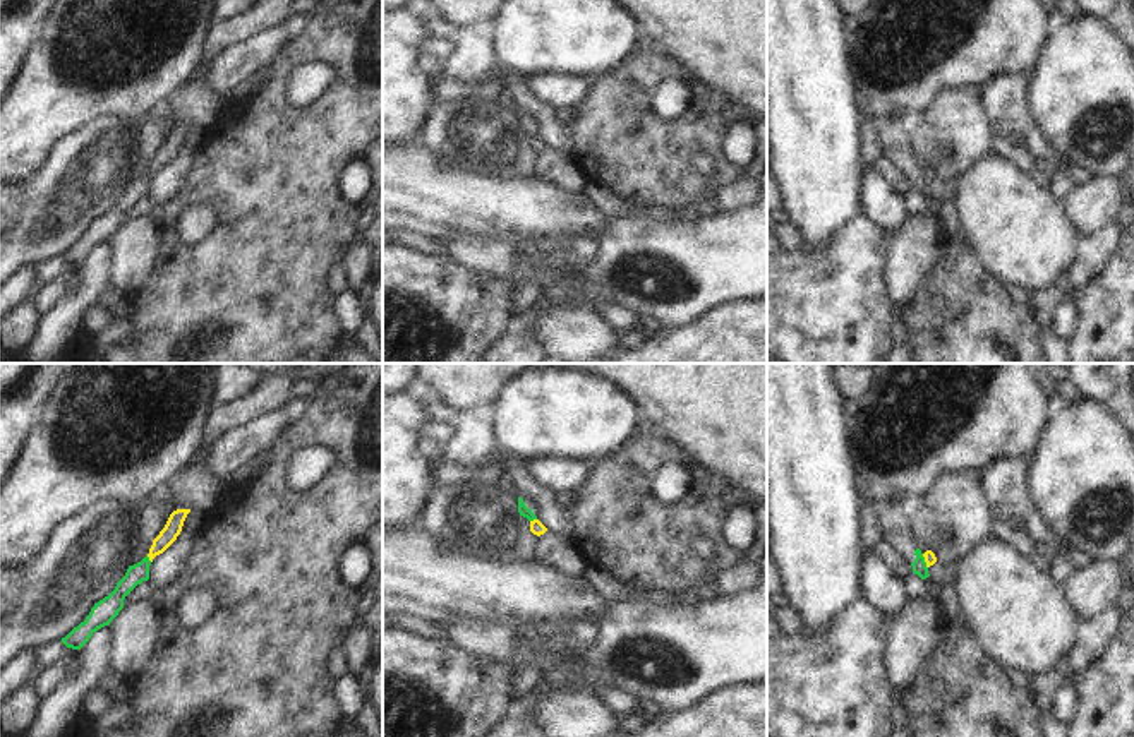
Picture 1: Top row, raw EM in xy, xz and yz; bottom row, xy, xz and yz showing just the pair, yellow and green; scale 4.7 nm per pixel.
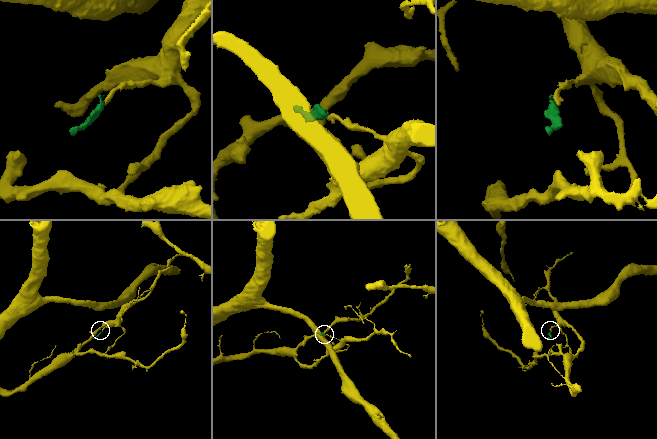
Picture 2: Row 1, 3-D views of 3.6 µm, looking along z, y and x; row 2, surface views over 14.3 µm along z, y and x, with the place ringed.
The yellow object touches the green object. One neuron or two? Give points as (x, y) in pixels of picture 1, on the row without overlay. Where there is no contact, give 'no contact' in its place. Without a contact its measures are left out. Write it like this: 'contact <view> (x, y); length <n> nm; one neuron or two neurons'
contact xy (150, 175); length 40 nm; two neurons

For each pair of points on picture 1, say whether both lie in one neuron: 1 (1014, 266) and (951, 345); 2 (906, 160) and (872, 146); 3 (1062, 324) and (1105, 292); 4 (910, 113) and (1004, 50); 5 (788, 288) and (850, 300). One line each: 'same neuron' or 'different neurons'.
1: different neurons
2: same neuron
3: different neurons
4: same neuron
5: same neuron

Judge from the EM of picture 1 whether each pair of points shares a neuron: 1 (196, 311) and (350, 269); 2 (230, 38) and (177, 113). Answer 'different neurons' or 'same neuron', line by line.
1: different neurons
2: same neuron

